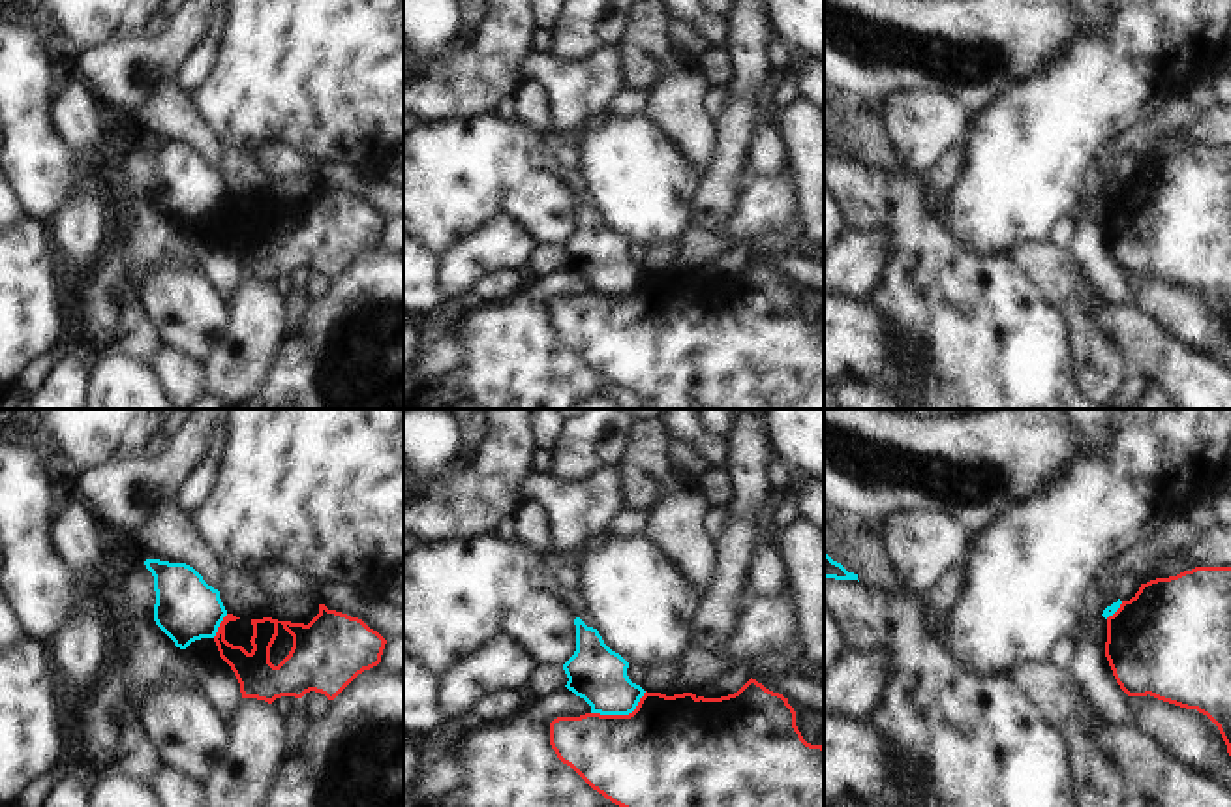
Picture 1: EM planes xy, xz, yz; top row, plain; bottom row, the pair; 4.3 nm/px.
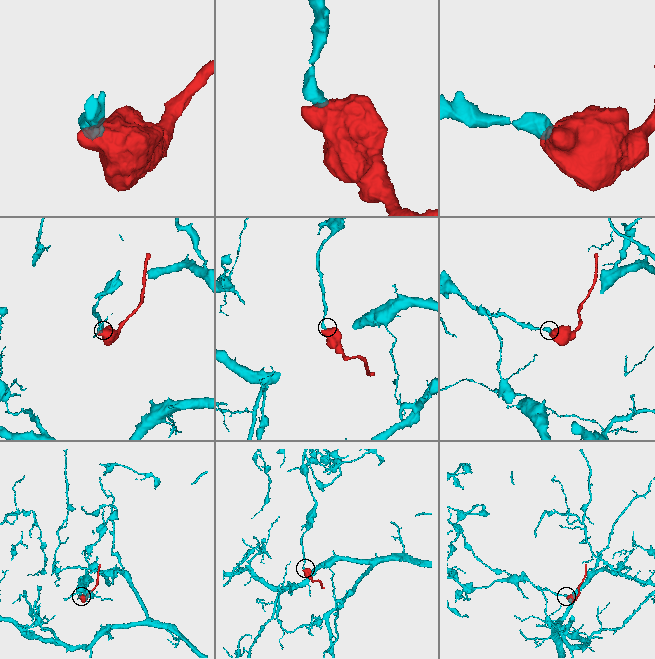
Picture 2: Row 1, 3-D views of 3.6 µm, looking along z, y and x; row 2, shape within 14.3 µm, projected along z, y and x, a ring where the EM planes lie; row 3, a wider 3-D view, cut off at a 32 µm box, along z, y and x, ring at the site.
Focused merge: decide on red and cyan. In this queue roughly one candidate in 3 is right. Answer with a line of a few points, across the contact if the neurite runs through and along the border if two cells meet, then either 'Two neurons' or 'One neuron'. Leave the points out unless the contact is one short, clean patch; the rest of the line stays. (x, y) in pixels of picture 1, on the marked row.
Line: xz (646, 691), (627, 714), (592, 714). Two neurons.

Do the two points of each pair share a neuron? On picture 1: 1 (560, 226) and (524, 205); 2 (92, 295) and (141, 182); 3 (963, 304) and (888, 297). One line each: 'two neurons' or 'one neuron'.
1: one neuron
2: one neuron
3: one neuron

